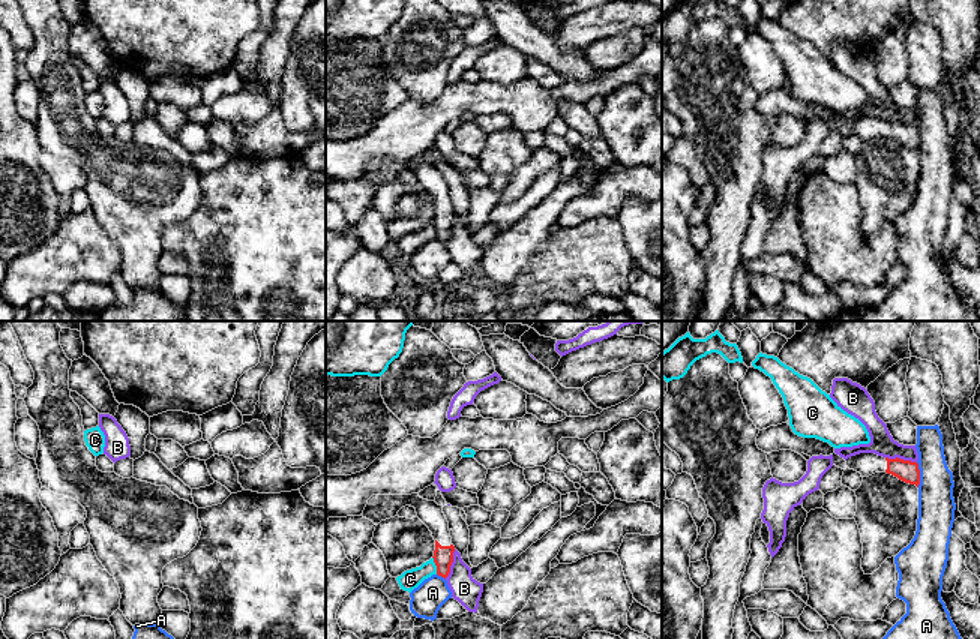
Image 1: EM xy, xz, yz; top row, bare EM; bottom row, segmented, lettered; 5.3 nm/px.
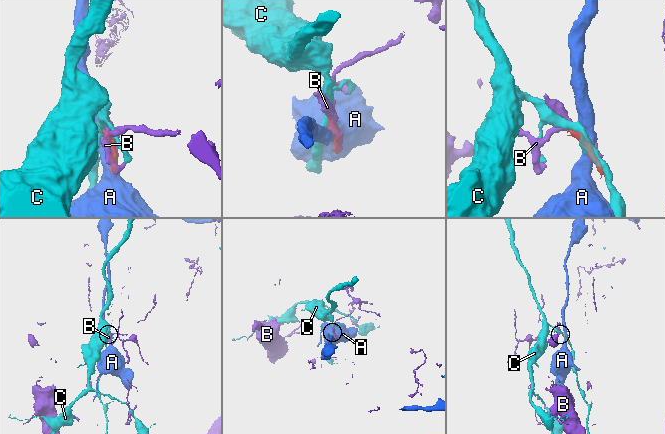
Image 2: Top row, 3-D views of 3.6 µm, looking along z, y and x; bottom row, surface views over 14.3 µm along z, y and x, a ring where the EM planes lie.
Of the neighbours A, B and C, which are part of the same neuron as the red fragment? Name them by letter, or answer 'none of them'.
none of them

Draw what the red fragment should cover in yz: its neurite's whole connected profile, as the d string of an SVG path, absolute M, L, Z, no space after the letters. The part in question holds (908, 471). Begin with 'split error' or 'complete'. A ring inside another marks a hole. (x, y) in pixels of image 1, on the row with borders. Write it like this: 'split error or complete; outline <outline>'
split error; outline M860 453L846 459L846 466L861 474L861 477L869 477L875 472L887 472L899 480L920 484L920 470L917 462L903 459L888 459L878 456L875 453Z

